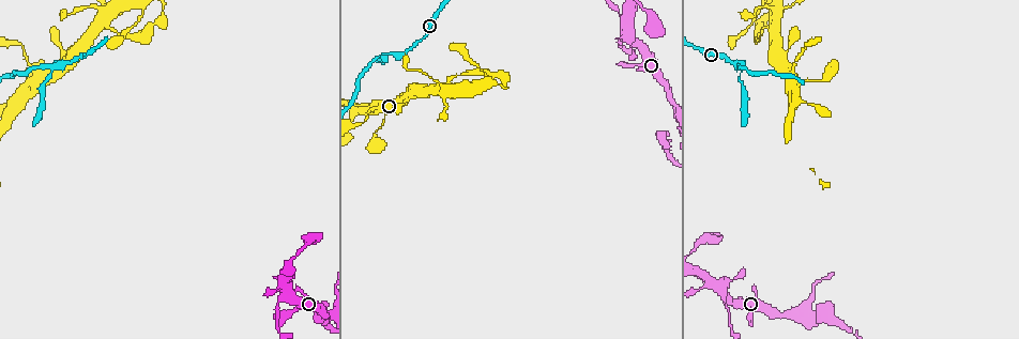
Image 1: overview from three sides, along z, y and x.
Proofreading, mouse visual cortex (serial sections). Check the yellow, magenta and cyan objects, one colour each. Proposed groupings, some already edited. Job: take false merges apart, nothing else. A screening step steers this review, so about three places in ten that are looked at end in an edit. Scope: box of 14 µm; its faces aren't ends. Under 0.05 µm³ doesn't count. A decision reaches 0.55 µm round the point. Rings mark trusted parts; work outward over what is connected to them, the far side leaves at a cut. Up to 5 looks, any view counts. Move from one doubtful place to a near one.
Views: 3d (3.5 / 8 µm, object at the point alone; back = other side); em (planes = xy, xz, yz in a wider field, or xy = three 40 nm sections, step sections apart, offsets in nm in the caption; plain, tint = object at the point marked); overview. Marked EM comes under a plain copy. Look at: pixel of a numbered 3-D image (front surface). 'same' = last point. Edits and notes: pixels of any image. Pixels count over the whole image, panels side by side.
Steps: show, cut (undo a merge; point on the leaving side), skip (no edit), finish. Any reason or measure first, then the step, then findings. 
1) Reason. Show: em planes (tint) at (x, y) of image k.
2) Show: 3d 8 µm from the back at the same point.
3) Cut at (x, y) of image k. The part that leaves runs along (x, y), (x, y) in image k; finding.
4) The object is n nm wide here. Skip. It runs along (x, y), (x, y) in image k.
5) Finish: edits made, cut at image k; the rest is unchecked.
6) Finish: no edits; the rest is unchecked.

Two arms in line, one across. Show: 3d 3.5 µm at (396, 55) of image 1.

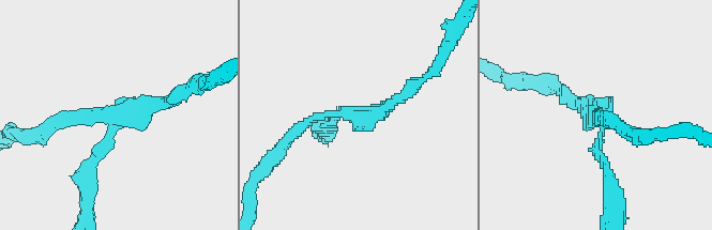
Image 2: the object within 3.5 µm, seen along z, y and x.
The arms are 150, 150, 200 nm wide. Cut at (94, 160) of image 2. Two cells meet here.

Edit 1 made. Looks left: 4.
Abrupt turn. Show: 3d 3.5 µm at (722, 294) of image 1.

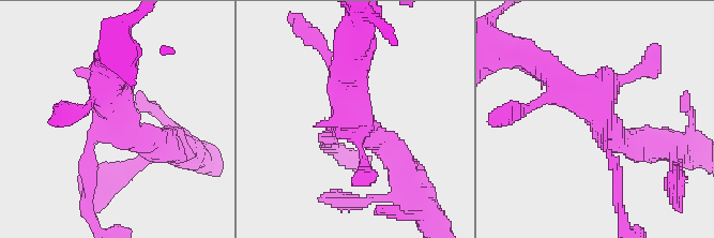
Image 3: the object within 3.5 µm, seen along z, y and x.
Now the EM. Show: em planes (tint) at (118, 120) of image 3.

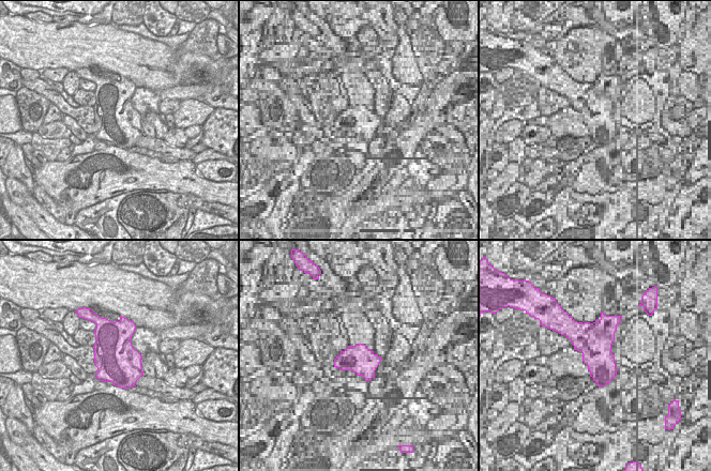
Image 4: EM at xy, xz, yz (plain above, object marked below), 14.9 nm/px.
Skip. It runs along (649, 145), (618, 142), (556, 78) in image 3; one cell here.

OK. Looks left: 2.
Finish: edits made, cut at image 2; the rest is unchecked.

